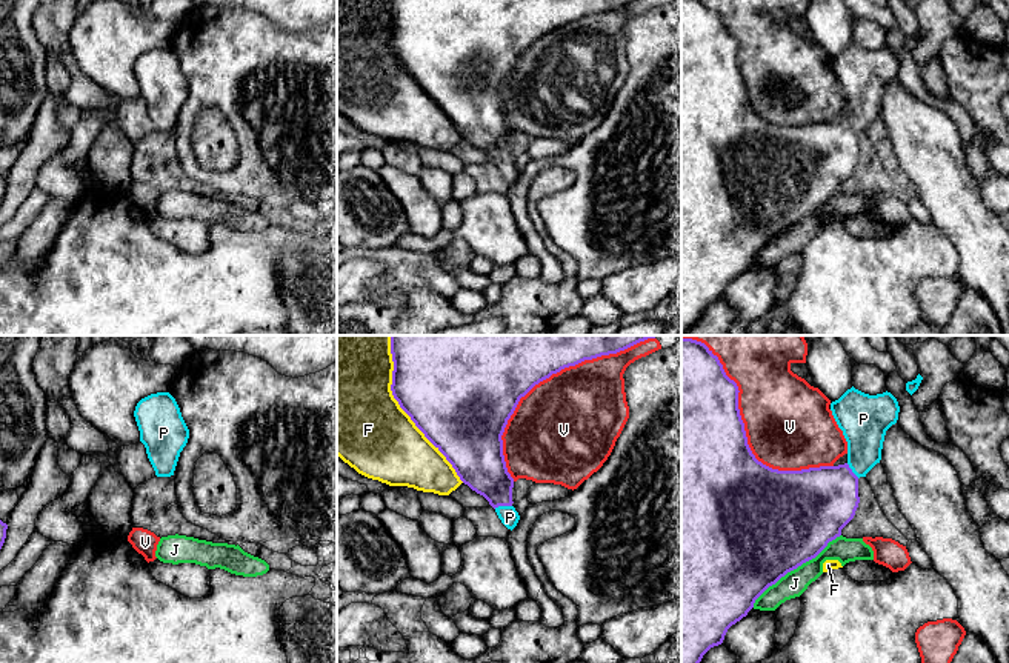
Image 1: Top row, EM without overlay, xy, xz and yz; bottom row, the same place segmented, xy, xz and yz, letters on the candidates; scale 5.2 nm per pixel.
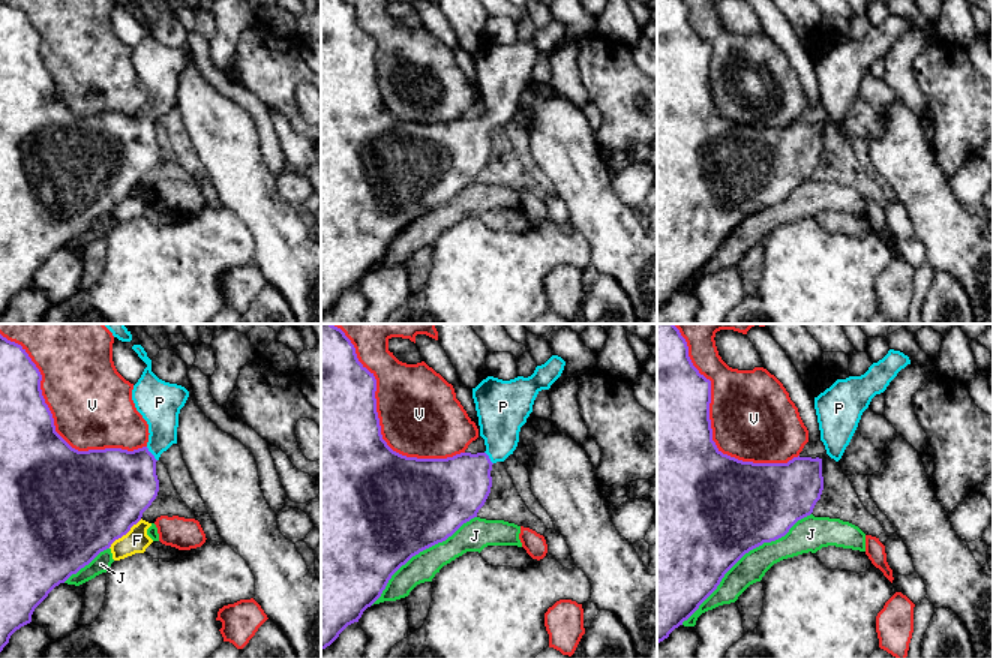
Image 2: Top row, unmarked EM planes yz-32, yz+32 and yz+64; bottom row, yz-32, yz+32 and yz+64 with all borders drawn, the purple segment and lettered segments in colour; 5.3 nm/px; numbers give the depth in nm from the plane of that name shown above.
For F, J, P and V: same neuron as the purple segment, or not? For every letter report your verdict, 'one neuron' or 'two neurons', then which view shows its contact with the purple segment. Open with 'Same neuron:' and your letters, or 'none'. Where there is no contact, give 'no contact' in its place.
Same neuron: P
F: two neurons | xz
J: two neurons | yz
P: one neuron | xz
V: two neurons | xz

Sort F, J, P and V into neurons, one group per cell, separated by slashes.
F / J / P / V

